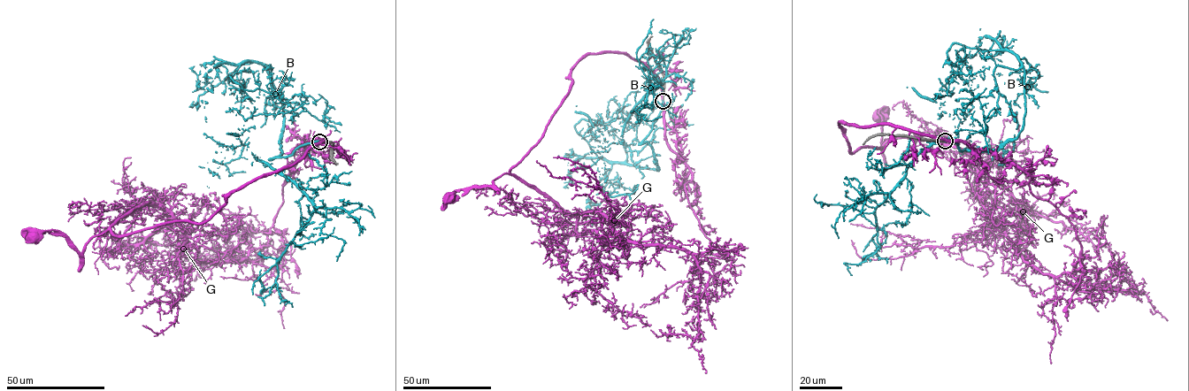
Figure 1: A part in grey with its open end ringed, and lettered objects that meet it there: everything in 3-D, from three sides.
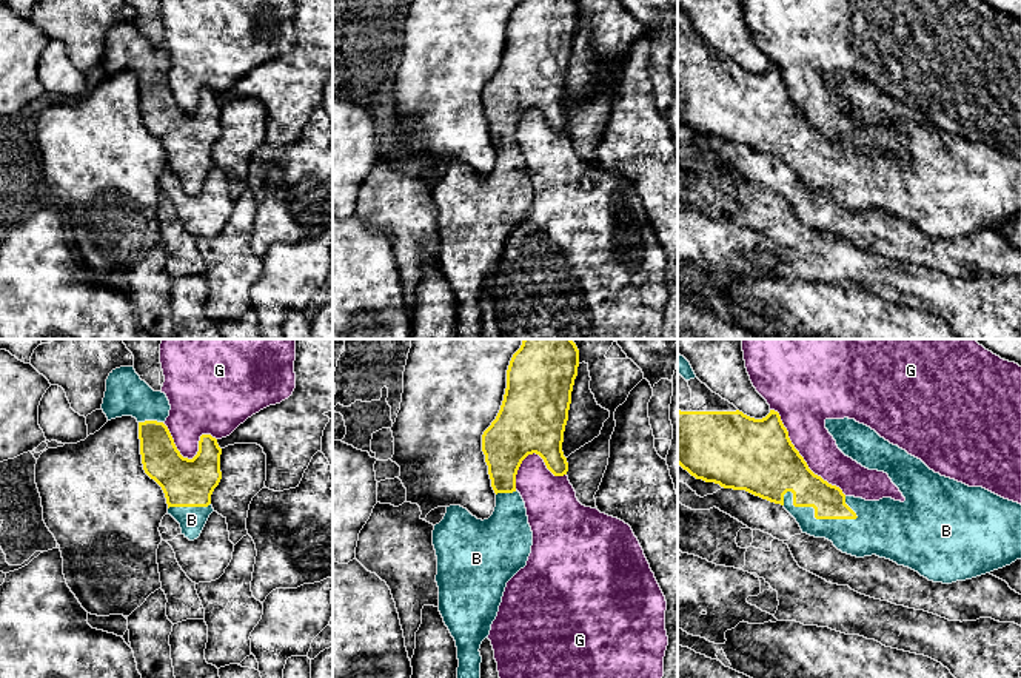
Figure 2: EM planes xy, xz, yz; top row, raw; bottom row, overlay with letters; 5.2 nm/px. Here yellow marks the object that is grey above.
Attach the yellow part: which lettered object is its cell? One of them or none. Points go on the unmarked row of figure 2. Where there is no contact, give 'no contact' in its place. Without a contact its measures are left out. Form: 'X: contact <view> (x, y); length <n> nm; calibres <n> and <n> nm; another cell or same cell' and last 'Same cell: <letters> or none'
B: contact yz (815, 170); length 420 nm; calibres 190 and 190 nm; same cell
G: contact yz (800, 110); length 600 nm; calibres 380 and 260 nm; another cell
Same cell: B

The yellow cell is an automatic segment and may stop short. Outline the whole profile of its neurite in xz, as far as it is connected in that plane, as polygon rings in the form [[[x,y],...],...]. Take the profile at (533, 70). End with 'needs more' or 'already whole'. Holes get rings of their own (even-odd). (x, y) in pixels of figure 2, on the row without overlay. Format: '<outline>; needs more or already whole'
[[[521,0],[507,25],[500,65],[482,89],[482,106],[496,148],[494,166],[482,176],[460,160],[450,160],[444,174],[434,180],[439,267],[456,296],[459,339],[482,339],[480,299],[490,290],[507,237],[527,220],[531,208],[533,186],[525,157],[516,145],[516,129],[522,116],[536,108],[554,131],[564,131],[568,126],[562,97],[577,22],[576,0]]]; needs more

